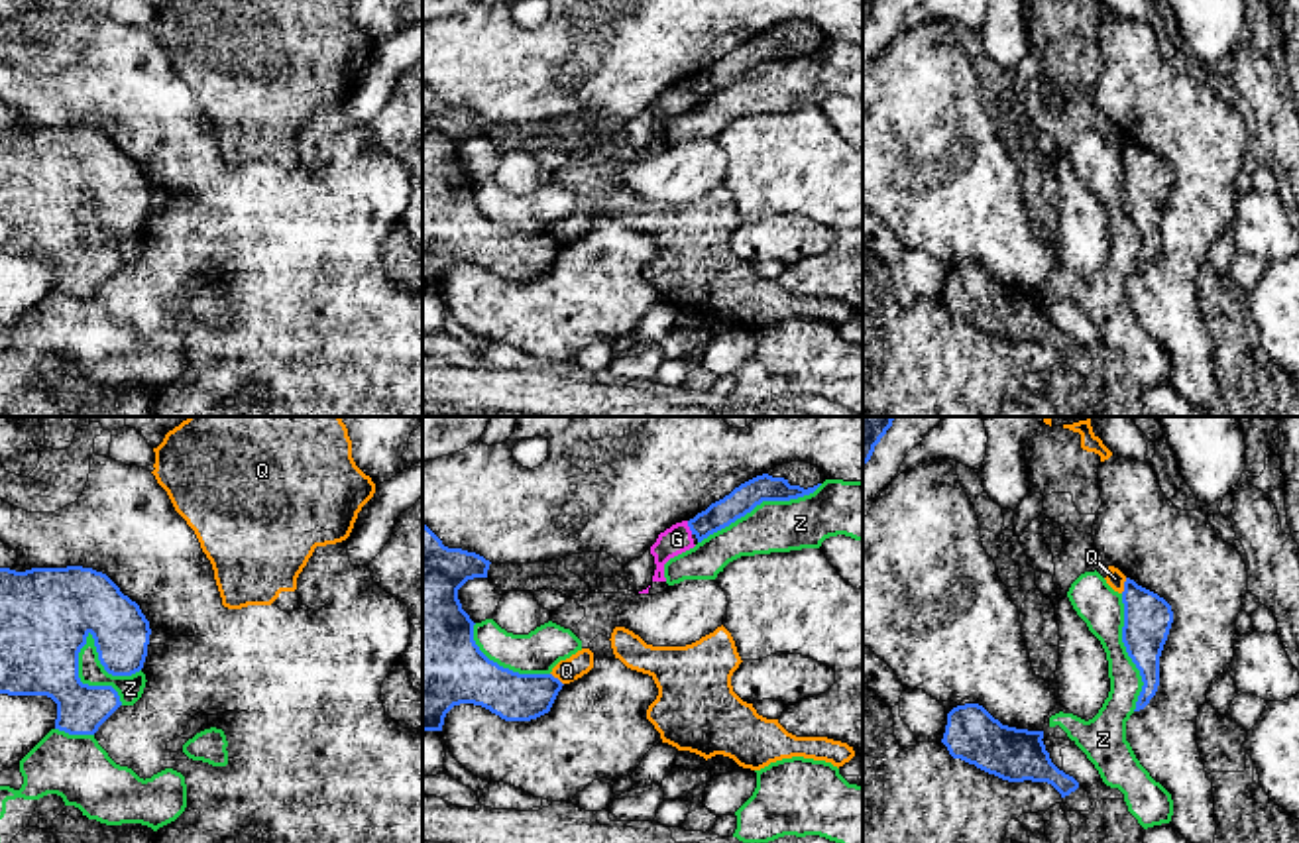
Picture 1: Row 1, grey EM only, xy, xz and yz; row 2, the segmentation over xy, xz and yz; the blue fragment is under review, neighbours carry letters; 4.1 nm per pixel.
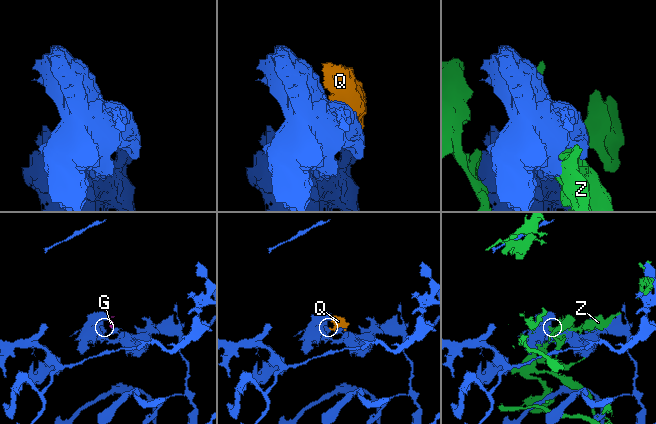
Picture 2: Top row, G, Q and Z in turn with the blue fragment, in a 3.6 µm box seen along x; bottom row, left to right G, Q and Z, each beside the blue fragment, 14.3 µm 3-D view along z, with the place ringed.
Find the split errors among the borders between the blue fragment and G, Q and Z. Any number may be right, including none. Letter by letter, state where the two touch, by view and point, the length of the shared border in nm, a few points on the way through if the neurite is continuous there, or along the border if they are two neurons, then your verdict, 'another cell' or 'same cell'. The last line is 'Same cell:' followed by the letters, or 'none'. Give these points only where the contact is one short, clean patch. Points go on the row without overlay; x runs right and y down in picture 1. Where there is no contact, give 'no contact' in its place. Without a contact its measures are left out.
G: xz (688, 85) | 60 nm | along xz (686, 81), (692, 93) | another cell
Q: yz (1125, 146) | 70 nm | along yz (1127, 138), (1121, 152) | another cell
Z: xy (79, 240) | 340 nm | another cell
Same cell: none

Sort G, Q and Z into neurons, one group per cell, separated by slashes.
G Q / Z

